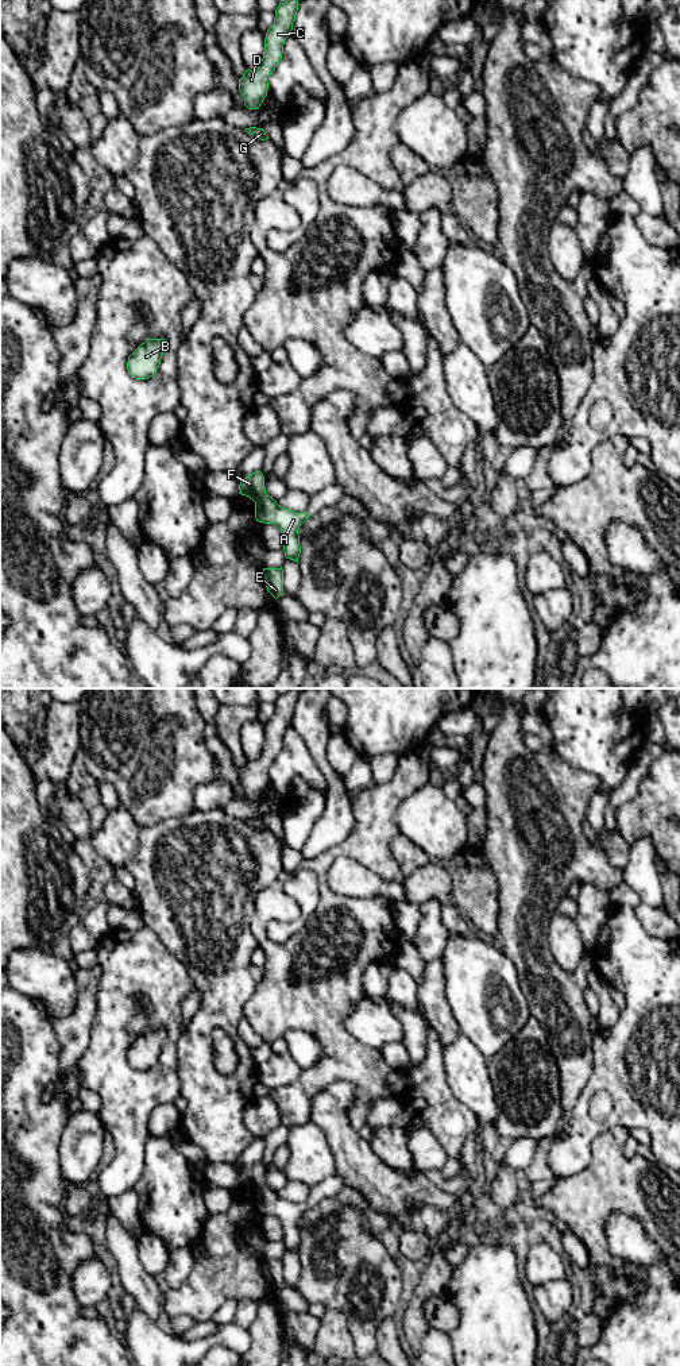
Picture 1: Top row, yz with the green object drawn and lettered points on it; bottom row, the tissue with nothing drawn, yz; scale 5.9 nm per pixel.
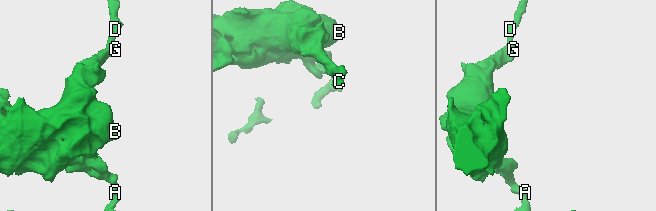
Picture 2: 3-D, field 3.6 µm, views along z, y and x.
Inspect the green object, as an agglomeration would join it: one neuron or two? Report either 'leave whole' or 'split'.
split

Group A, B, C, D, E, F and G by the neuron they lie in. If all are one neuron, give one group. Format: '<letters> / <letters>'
A E / B C D F G

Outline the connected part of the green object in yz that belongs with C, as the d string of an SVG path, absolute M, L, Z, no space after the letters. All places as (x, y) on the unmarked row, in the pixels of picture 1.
M295 688L279 694L275 701L274 715L266 723L263 749L259 759L247 760L239 771L239 782L248 800L258 800L267 787L270 767L282 750L283 736L293 721L298 695Z

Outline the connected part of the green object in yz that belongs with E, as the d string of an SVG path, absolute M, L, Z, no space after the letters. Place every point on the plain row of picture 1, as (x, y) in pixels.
M263 1259L263 1269L267 1282L277 1290L283 1284L283 1261Z

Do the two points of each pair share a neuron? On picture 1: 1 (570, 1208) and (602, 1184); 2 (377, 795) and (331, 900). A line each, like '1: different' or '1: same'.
1: same
2: same

